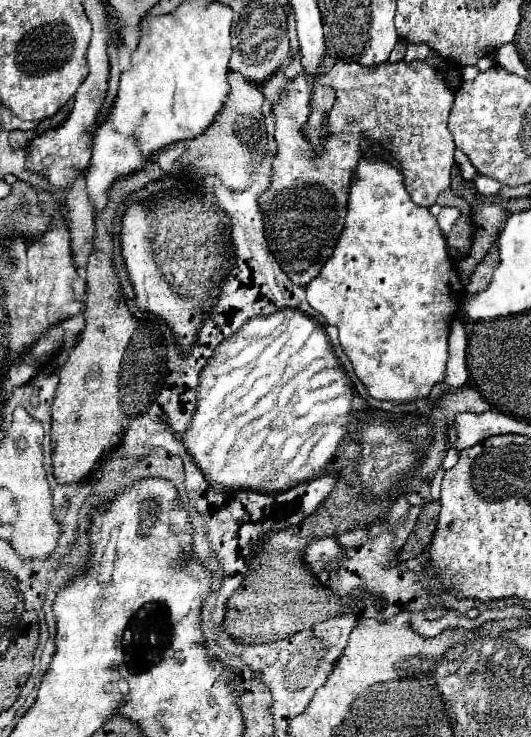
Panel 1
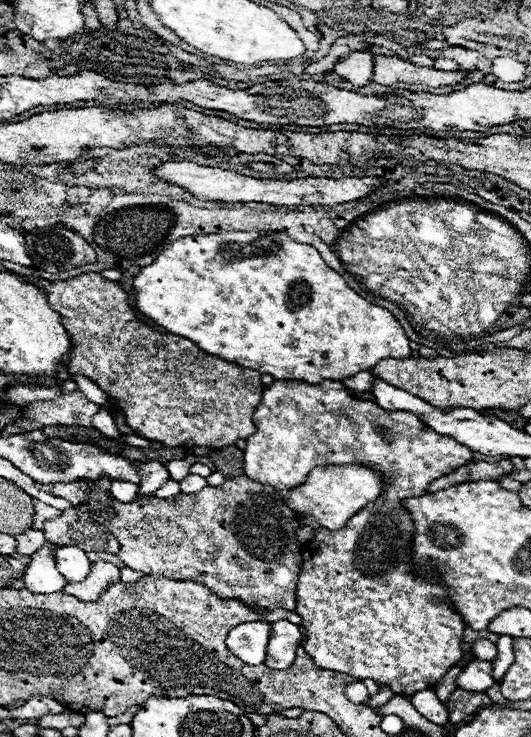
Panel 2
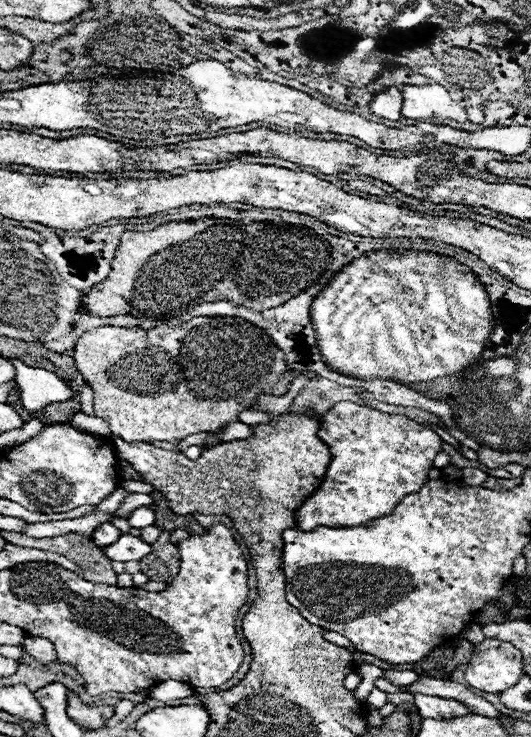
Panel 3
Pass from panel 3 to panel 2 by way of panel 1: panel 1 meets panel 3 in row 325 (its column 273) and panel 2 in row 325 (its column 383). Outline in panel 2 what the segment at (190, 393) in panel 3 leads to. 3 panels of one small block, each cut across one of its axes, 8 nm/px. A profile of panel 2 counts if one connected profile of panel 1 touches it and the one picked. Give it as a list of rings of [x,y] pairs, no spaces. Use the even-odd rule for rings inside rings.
[[[96,272],[80,274],[62,282],[48,282],[28,276],[22,278],[44,288],[50,306],[60,314],[62,324],[74,342],[68,372],[72,376],[84,374],[92,378],[92,382],[96,382],[110,396],[110,400],[124,410],[126,422],[134,432],[148,440],[160,442],[166,448],[224,448],[234,446],[238,440],[254,434],[256,426],[252,424],[252,412],[260,404],[264,392],[260,372],[242,366],[238,368],[238,364],[226,362],[214,354],[200,350],[192,340],[184,336],[162,334],[152,326],[144,324],[130,308],[128,294],[116,282],[108,282]]]

